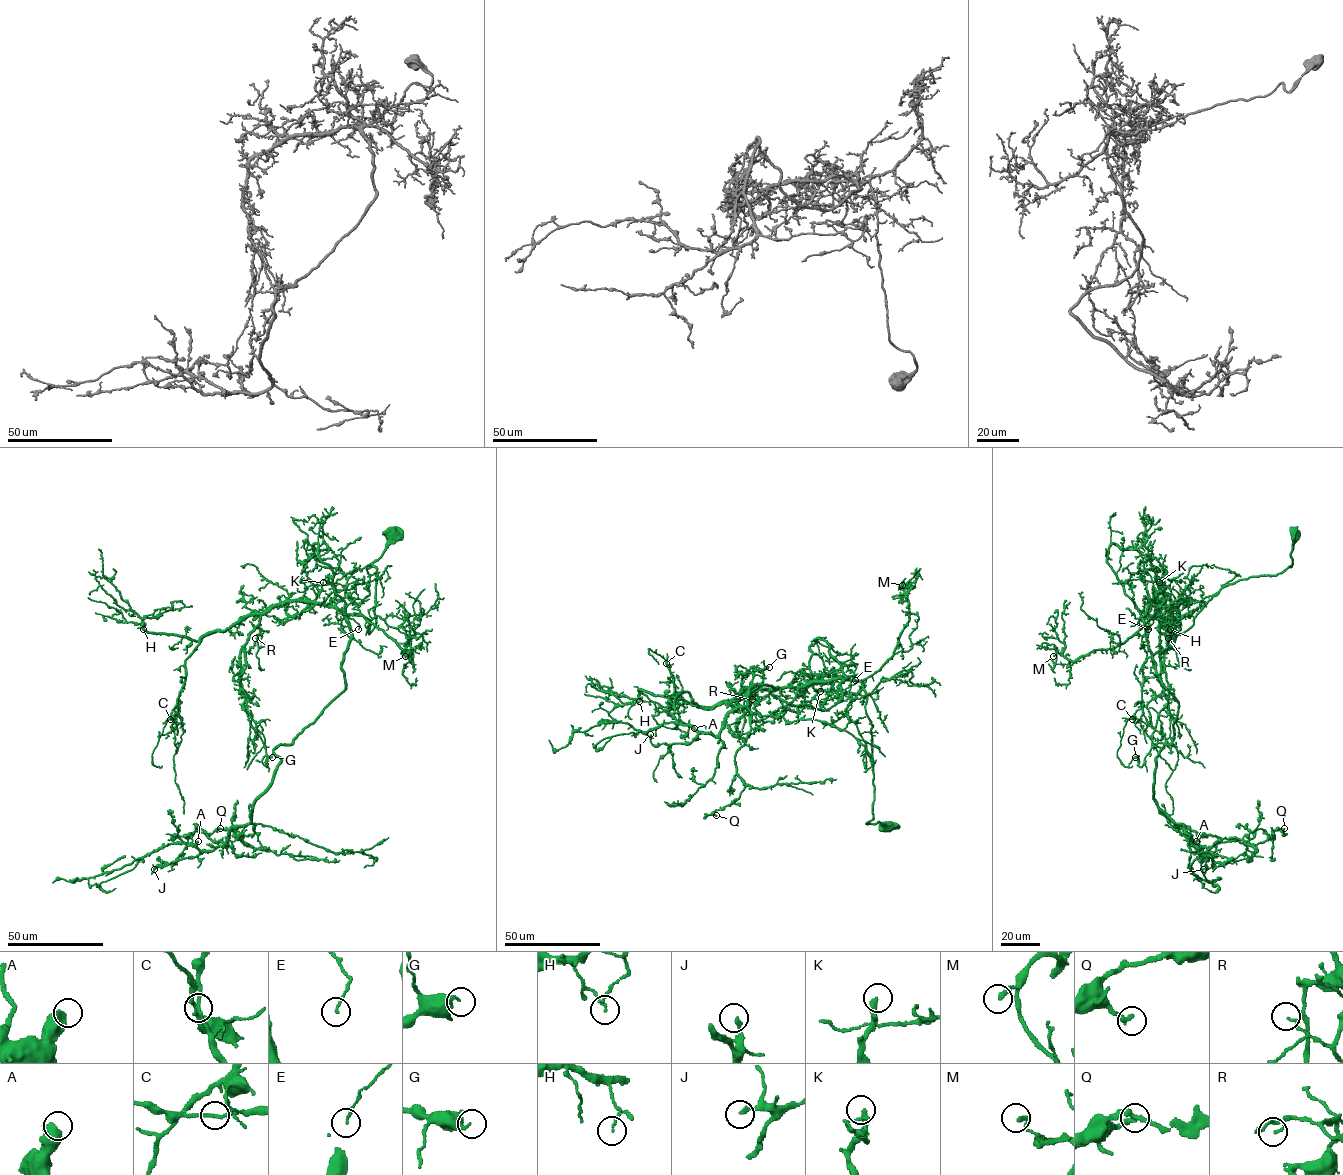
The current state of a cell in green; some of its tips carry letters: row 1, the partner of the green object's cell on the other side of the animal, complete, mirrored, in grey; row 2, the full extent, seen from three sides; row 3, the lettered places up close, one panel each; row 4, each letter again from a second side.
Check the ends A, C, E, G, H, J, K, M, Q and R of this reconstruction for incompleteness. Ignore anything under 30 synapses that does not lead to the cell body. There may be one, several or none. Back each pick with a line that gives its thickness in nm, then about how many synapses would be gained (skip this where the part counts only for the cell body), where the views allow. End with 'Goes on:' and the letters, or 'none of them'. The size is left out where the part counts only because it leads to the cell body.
K: Thickness 280 nm. Roughly 80 synapses
Goes on: K

